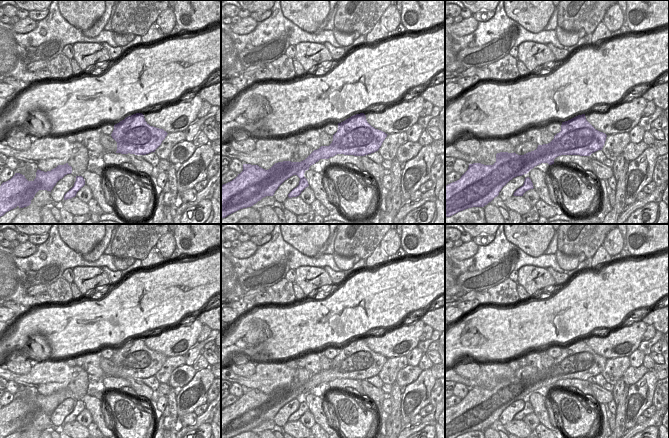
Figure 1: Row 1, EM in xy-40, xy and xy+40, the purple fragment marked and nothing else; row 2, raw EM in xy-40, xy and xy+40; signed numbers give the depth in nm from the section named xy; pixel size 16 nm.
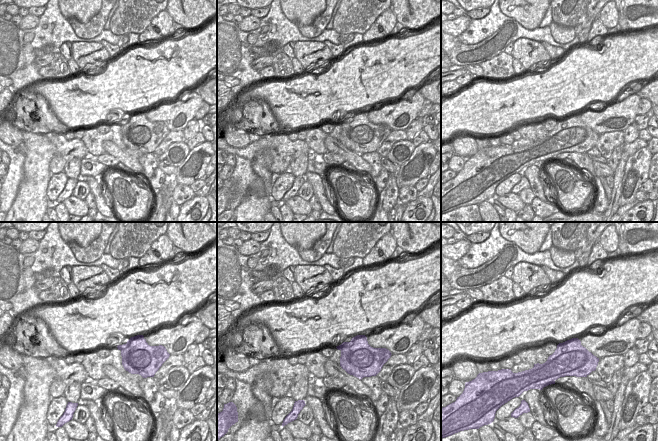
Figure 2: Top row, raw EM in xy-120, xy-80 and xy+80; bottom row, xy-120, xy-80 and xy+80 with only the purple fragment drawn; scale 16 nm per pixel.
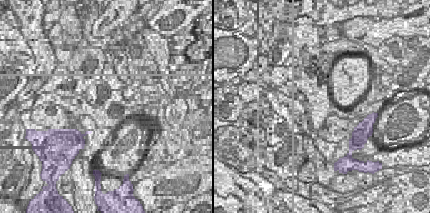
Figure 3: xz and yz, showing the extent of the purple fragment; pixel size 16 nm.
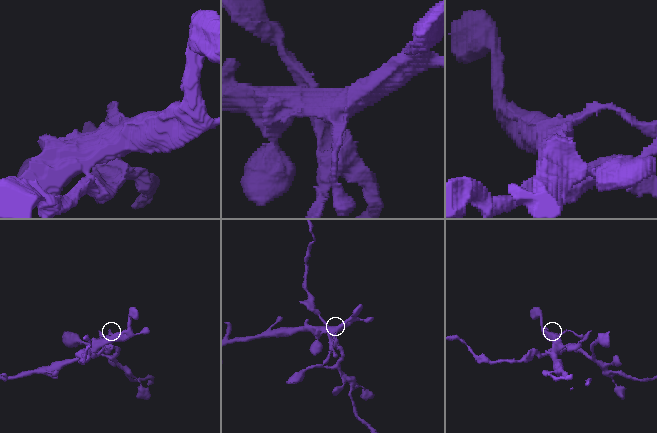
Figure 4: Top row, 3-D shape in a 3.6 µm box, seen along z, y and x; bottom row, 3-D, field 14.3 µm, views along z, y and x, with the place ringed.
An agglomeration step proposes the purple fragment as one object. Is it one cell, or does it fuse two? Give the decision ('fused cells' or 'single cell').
fused cells

